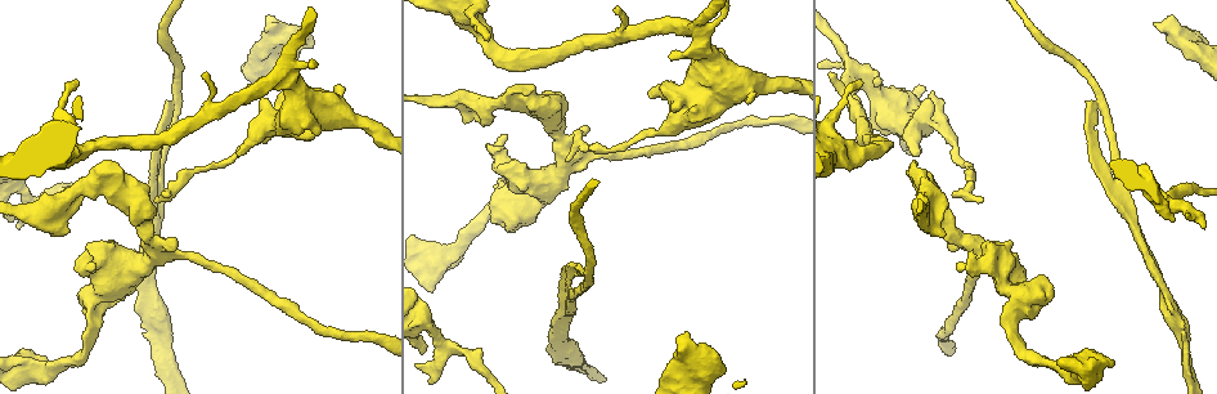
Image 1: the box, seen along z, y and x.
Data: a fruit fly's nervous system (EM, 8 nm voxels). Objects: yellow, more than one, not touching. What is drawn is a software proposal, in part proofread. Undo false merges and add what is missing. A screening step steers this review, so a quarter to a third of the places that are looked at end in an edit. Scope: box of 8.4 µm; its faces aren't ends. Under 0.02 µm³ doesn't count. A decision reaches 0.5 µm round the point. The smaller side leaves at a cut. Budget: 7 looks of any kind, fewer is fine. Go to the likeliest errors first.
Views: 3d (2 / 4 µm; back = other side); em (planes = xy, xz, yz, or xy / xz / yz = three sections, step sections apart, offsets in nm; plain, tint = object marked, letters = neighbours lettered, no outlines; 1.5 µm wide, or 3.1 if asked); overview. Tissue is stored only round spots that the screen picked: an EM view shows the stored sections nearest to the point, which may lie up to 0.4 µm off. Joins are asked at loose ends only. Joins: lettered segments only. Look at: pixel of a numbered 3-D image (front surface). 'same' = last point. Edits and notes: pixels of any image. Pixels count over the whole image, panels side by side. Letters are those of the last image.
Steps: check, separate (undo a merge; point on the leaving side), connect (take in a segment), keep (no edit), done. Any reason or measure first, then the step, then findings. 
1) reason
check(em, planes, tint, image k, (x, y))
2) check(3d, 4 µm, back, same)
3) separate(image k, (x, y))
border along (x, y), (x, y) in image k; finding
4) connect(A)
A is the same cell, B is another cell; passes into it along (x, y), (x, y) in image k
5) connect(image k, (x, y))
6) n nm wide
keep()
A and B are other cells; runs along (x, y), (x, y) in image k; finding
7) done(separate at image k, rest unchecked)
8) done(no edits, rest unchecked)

branch stops here
check(em, planes, letters, image 1, (719, 366))

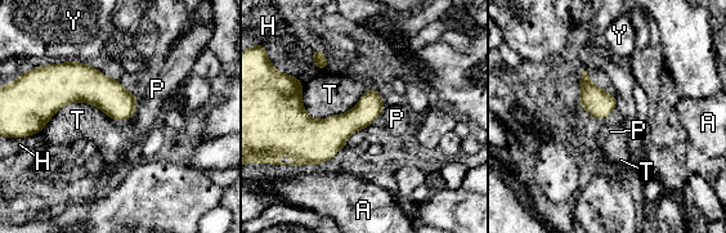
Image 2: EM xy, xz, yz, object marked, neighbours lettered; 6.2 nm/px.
T touches over 440 nm
keep()
A, H, P, T and Y are other cells; no lettered segment goes on from it

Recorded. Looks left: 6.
free end
check(3d, 4 µm, image 1, (430, 291))

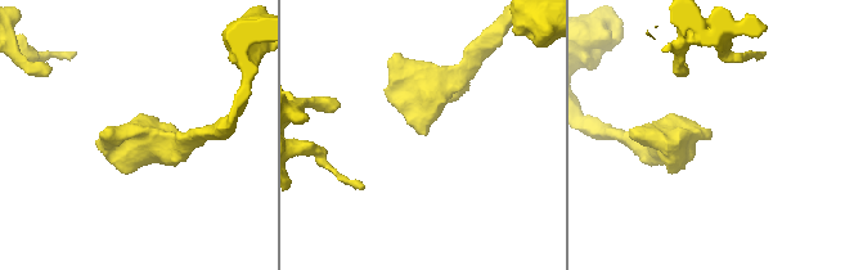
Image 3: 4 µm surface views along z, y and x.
check(em, planes, letters, image 3, (708, 139))

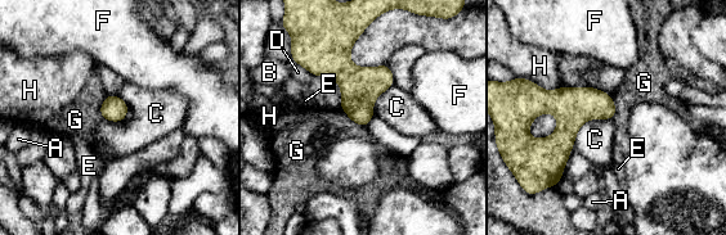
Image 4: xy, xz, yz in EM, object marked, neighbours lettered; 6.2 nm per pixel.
160 nm wide
keep()
A, B, C, D, E, F, G and H are other cells; border along (610, 118), (588, 118), (574, 143) in image 4; none of them fits

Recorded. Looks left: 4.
sudden change in width
check(em, planes, letters, image 1, (213, 162))

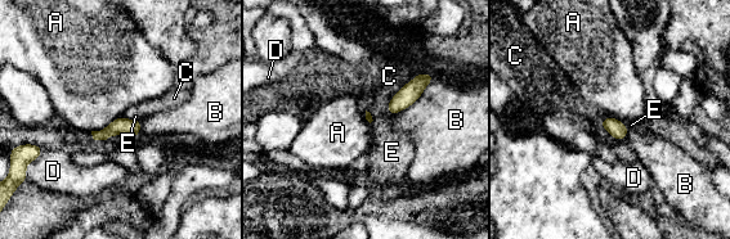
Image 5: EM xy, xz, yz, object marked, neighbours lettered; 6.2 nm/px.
keep()
A, B, C, D and E are other cells; border along (121, 115), (104, 127), (92, 131) in image 5; all the same neuron

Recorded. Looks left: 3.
done(no edits, rest unchecked)

